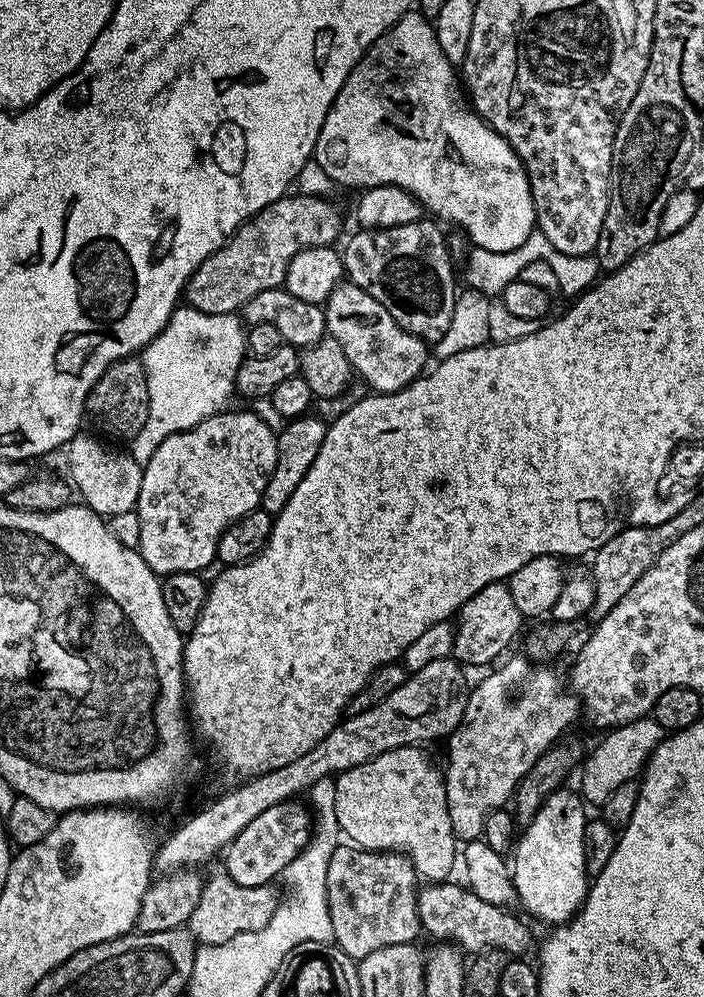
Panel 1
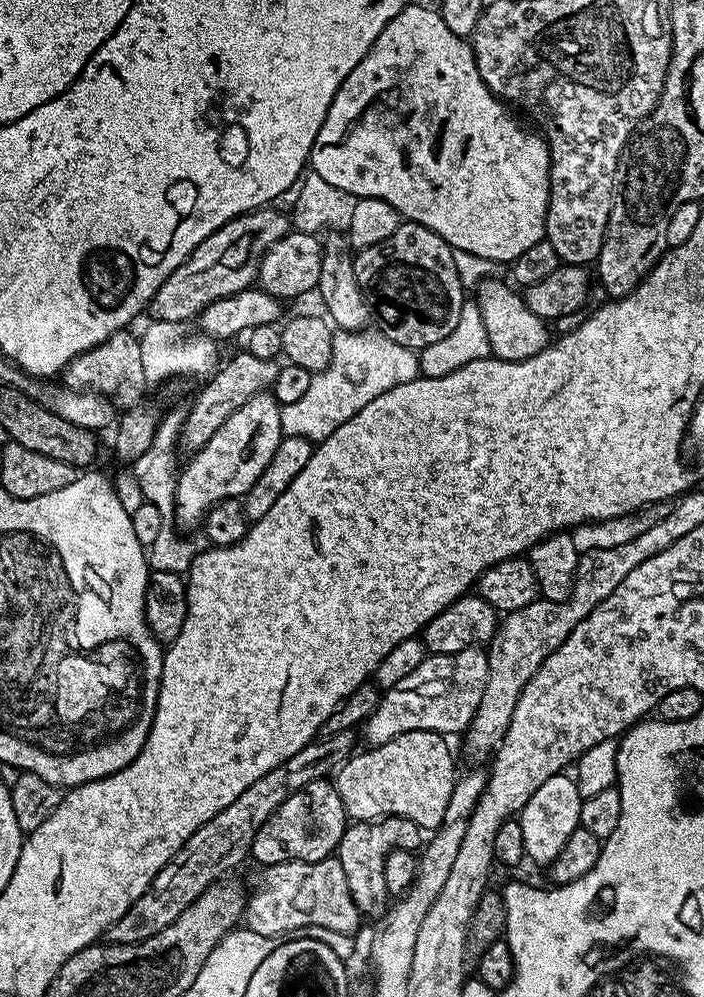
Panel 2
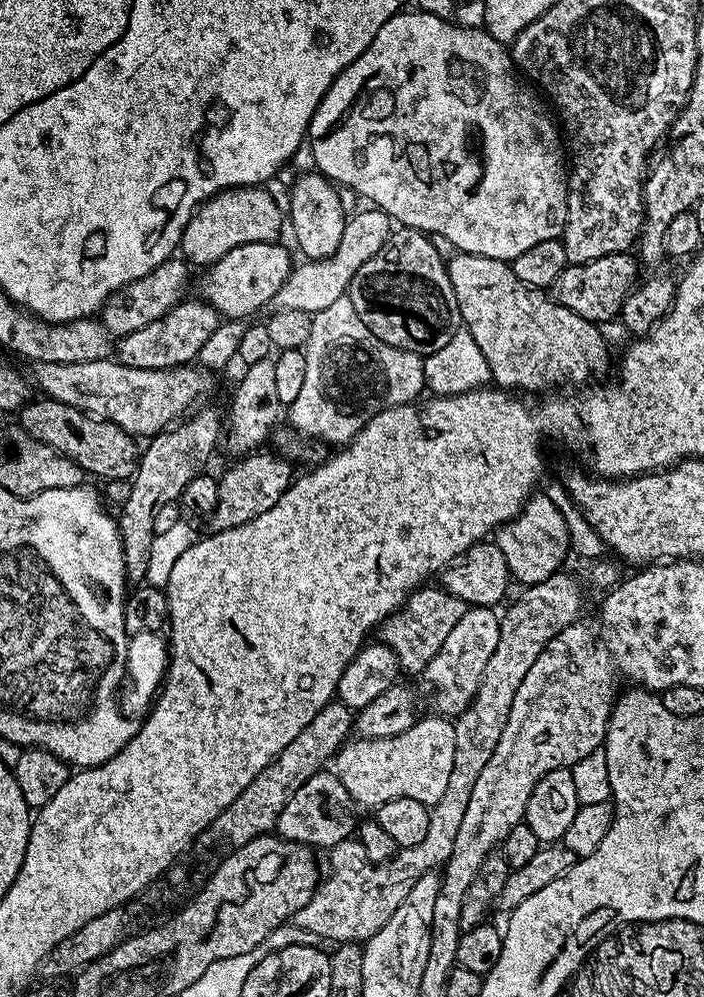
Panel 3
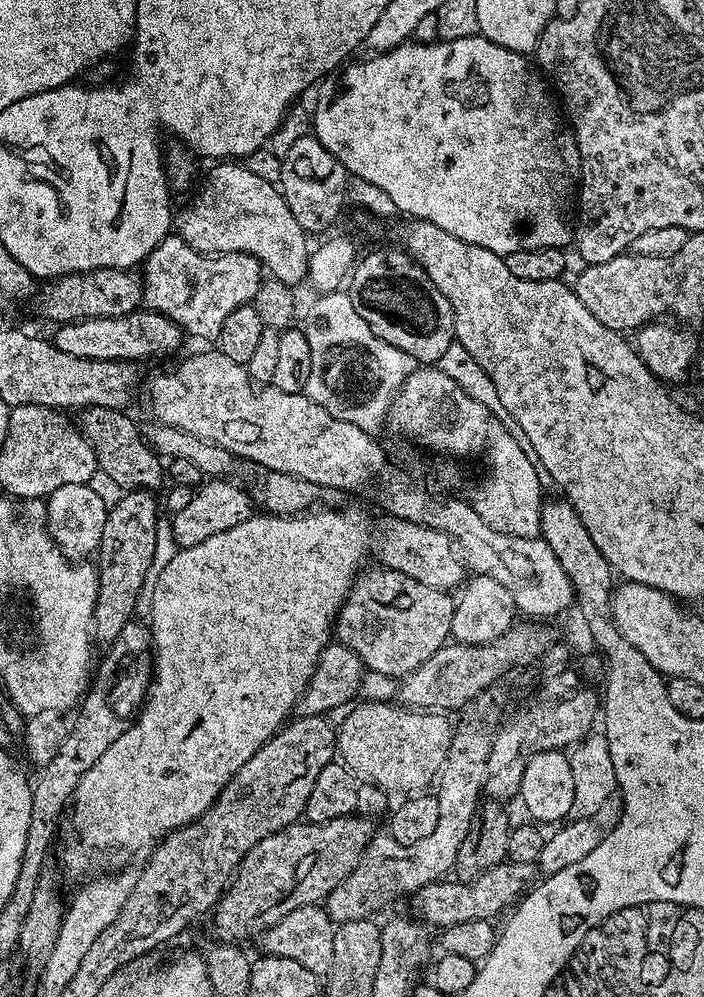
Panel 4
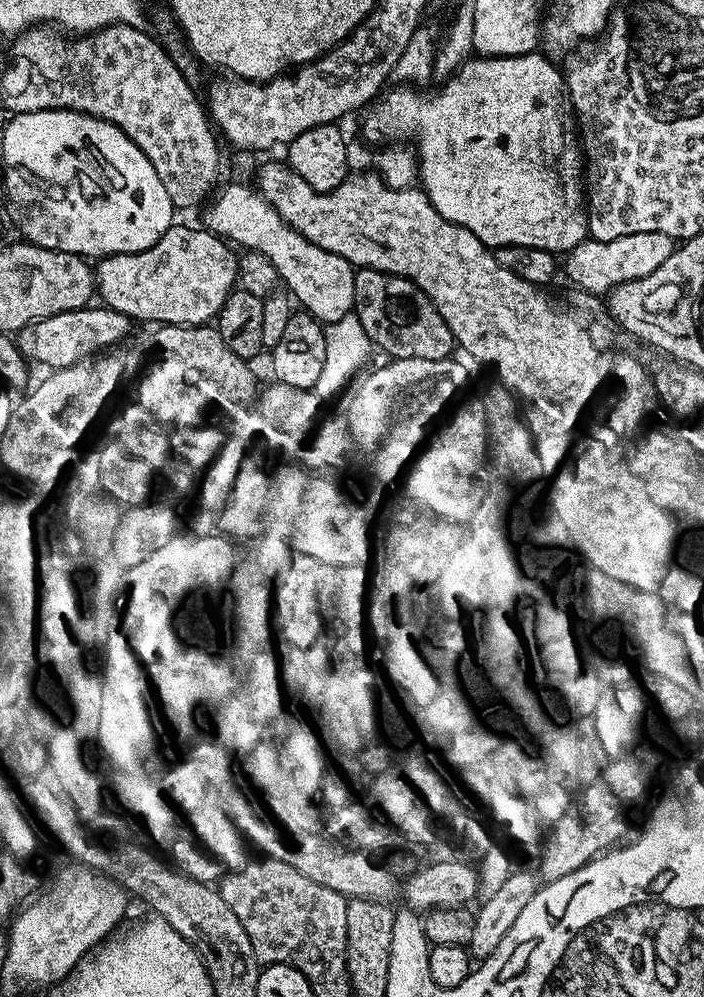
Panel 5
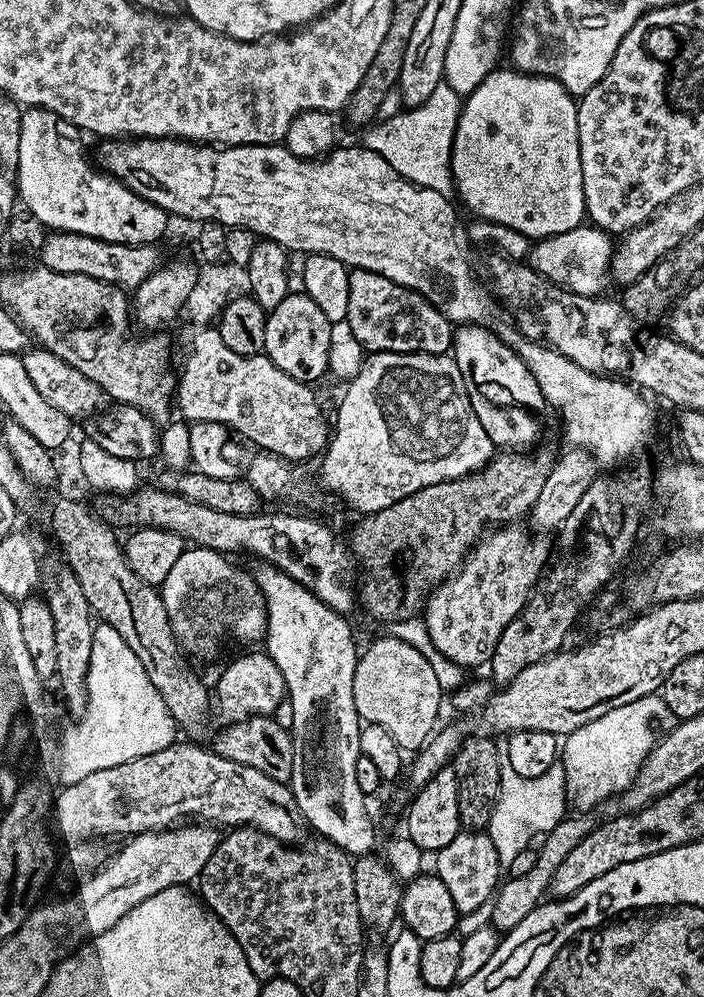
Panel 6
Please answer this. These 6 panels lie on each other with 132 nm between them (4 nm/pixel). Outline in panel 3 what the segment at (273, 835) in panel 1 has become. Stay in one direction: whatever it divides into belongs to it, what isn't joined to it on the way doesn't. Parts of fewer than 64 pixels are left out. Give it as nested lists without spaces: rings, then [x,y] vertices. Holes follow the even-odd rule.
[[[321,770],[313,774],[297,792],[289,796],[276,819],[275,831],[280,839],[307,844],[313,850],[330,850],[338,842],[349,839],[358,828],[357,805],[342,786],[335,771]]]

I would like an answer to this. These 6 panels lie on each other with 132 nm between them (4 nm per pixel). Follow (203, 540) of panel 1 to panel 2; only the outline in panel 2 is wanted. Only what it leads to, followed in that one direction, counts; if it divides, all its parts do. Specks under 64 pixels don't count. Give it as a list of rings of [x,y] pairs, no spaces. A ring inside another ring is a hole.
[[[260,391],[222,423],[204,448],[193,451],[188,465],[176,477],[176,518],[181,529],[201,523],[204,515],[218,502],[242,498],[266,470],[274,450],[284,436],[280,421],[280,404],[271,391]]]

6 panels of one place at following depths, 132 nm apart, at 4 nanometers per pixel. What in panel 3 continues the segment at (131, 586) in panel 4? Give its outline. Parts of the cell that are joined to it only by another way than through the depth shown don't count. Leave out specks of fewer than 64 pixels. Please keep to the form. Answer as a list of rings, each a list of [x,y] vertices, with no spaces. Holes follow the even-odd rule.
[[[199,407],[193,411],[186,419],[177,423],[170,429],[165,429],[158,435],[149,439],[149,444],[145,445],[140,459],[137,461],[137,468],[131,477],[130,498],[122,505],[121,516],[118,516],[118,527],[120,529],[120,541],[124,547],[124,574],[129,581],[140,582],[145,579],[147,574],[147,566],[149,565],[151,542],[156,532],[154,530],[154,518],[158,510],[163,505],[169,505],[179,501],[182,490],[190,480],[201,475],[218,444],[218,440],[222,438],[223,423],[220,414],[214,408]]]

